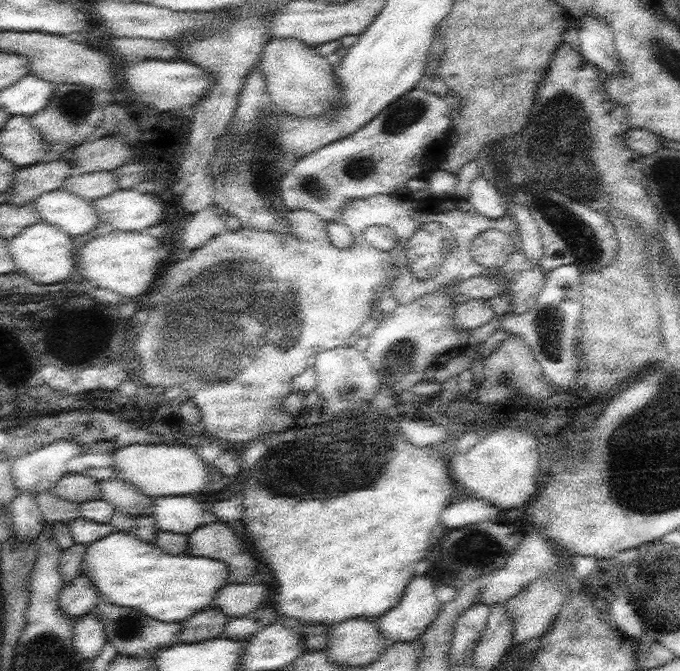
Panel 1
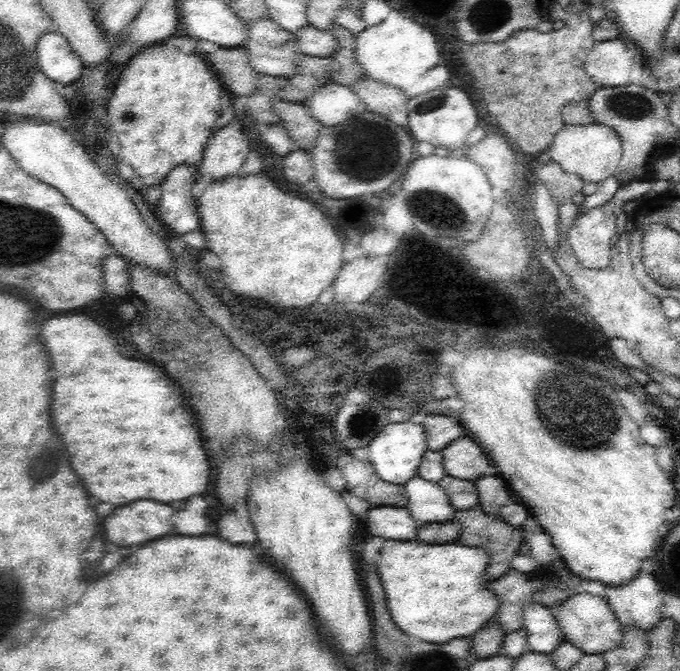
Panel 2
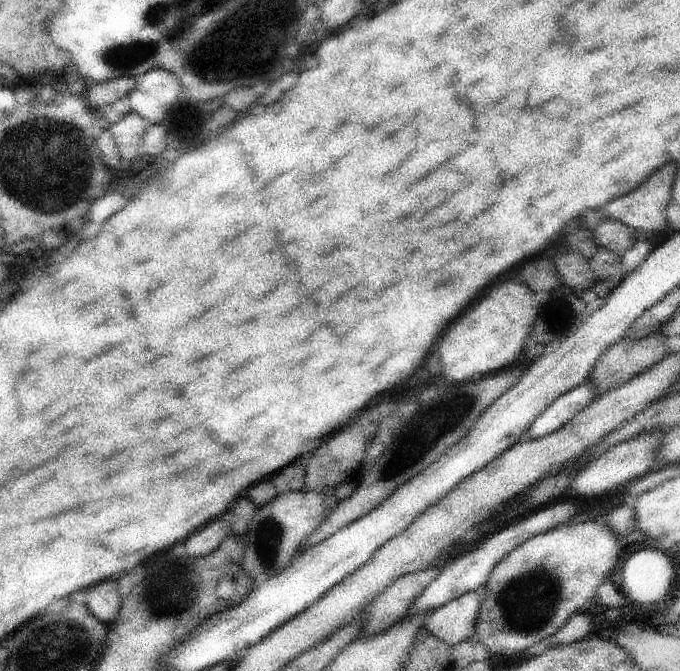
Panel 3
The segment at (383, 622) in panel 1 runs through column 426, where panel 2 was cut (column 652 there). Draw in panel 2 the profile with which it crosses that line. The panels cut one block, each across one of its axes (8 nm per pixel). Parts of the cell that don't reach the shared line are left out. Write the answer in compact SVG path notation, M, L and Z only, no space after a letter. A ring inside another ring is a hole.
M640 572L630 584L620 584L618 588L606 586L606 602L616 612L624 628L640 628L650 632L664 620L664 592L658 580L646 572Z

